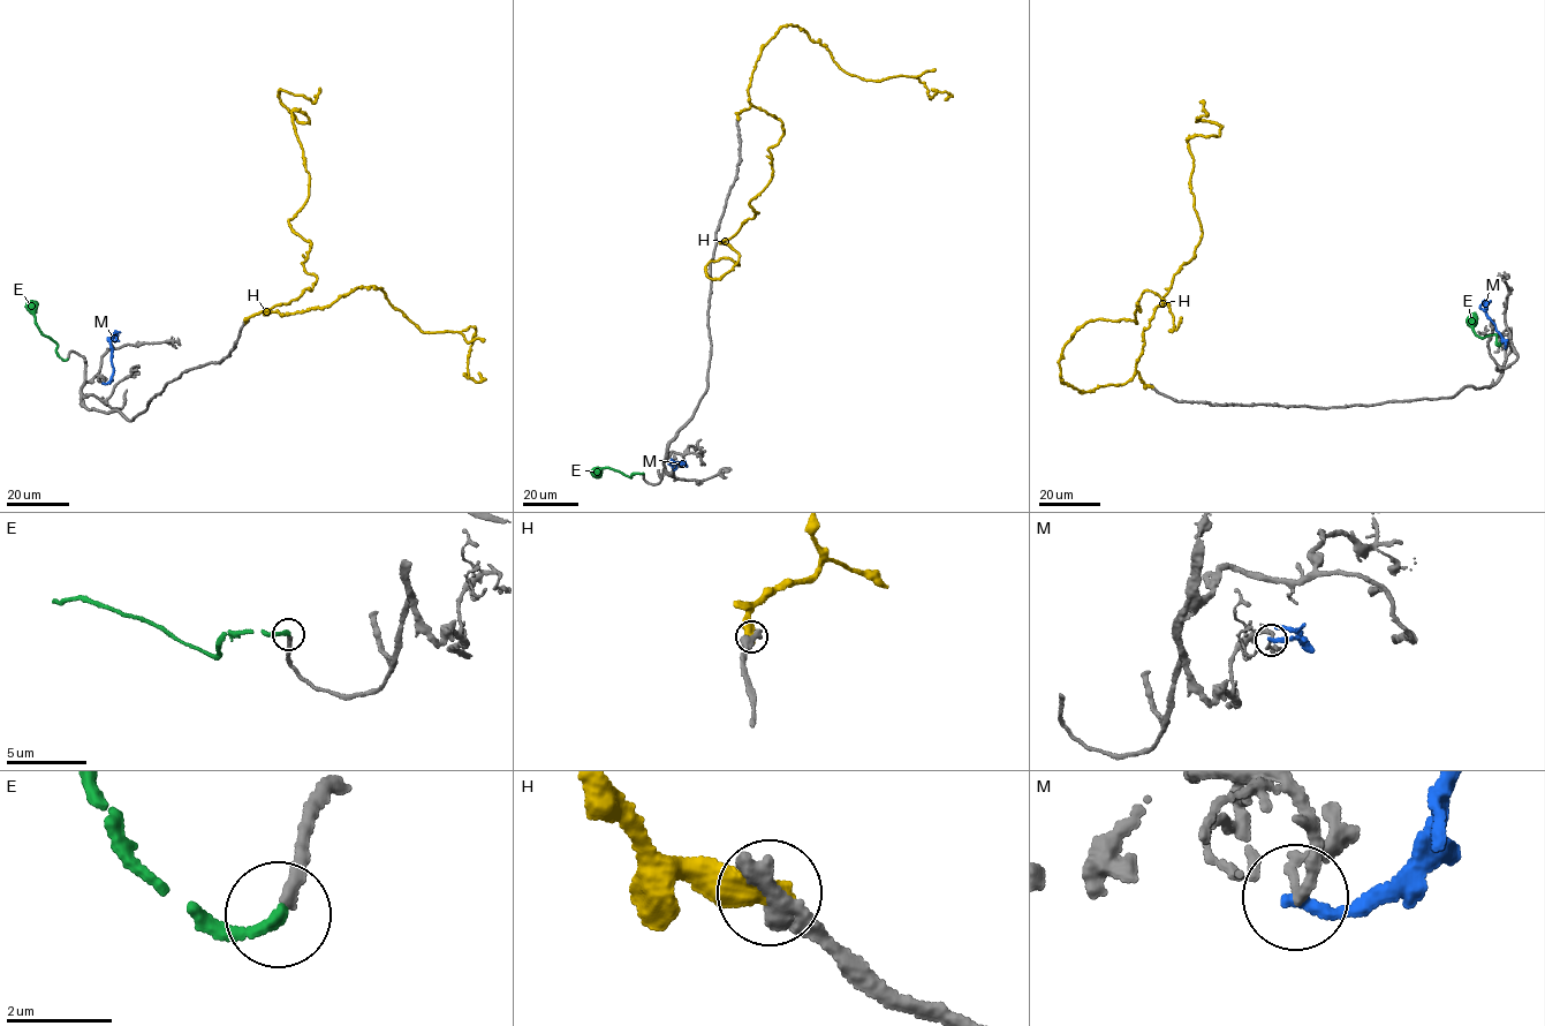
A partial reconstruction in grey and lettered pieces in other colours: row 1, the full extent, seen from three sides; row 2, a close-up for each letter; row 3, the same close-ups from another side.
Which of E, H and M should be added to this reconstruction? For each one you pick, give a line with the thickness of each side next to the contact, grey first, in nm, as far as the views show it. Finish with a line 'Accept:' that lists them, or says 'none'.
E: 240 nm thick on the grey side, 240 nm on the other
Accept: E

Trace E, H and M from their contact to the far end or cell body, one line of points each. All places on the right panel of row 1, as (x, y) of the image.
E: (1500, 342), (1498, 345), (1493, 334), (1483, 338), (1476, 334), (1470, 315)
H: (1151, 386), (1135, 370), (1144, 331), (1202, 233), (1187, 141), (1221, 127), (1196, 121), (1206, 114), (1199, 102)
M: (1505, 347), (1485, 311), (1490, 301)

